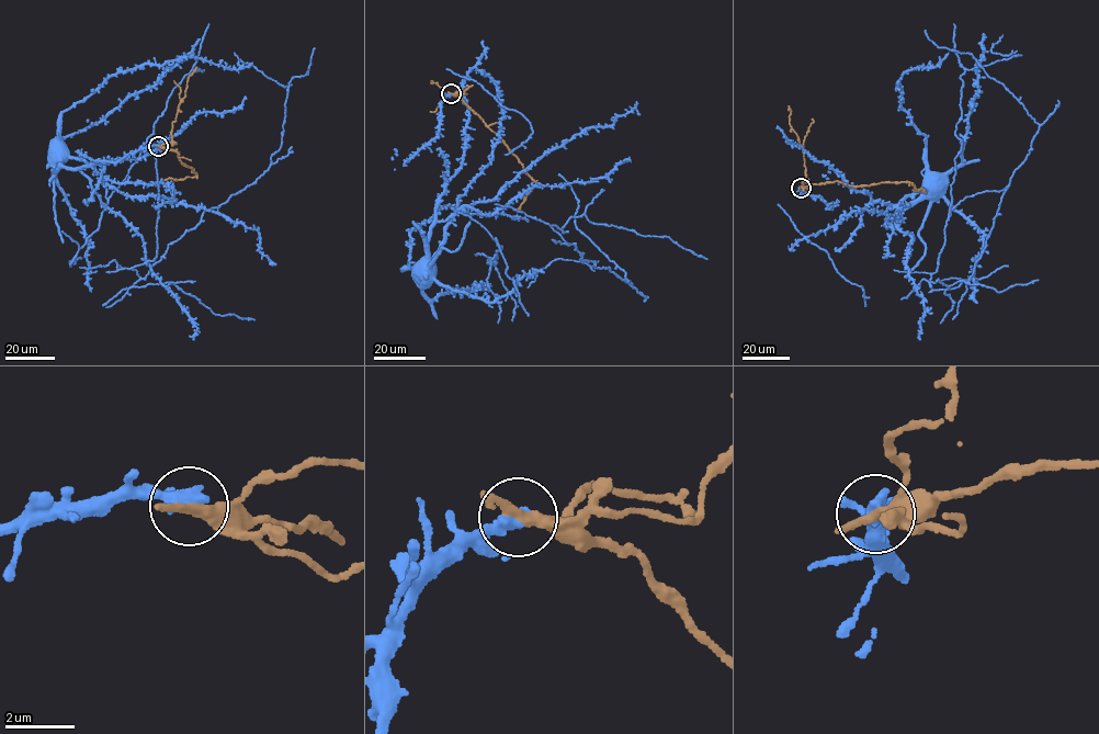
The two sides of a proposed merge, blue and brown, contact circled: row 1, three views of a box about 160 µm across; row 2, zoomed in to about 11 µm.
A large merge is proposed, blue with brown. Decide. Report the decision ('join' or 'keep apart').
keep apart

